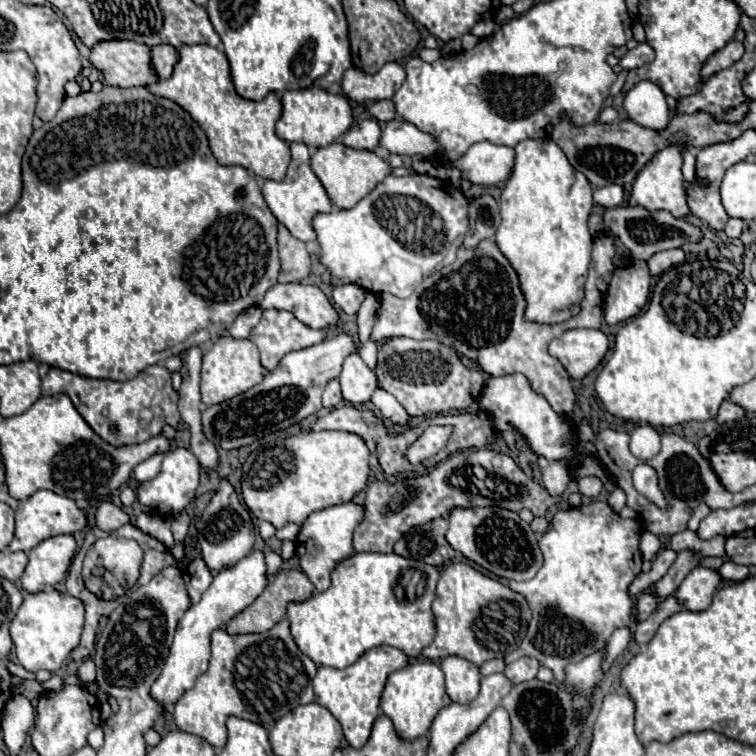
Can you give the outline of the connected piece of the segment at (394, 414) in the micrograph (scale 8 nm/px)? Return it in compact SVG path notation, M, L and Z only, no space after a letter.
M377 388L377 390L375 390L371 402L373 402L375 408L381 412L383 418L387 418L387 420L391 420L393 424L403 426L403 428L411 426L411 416L409 416L409 414L405 412L405 408L403 408L391 394L387 394L383 388Z

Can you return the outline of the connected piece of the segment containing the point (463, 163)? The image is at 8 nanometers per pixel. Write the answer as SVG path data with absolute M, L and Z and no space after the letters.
M479 142L473 144L465 156L447 166L457 166L473 184L497 186L507 182L507 176L511 176L511 168L515 166L515 150L509 146Z

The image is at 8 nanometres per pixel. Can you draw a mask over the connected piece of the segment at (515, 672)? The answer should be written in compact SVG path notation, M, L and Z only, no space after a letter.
M523 656L515 662L511 662L507 668L505 668L505 676L513 682L513 684L521 684L521 682L527 682L527 680L533 680L537 676L537 670L539 670L539 662L535 658L529 658L529 656Z

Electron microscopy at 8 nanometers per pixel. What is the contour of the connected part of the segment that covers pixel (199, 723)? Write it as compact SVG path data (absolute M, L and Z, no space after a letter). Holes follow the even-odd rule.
M287 618L263 634L231 636L225 630L215 630L211 650L209 670L197 678L195 688L181 696L173 716L179 730L207 740L213 748L223 748L227 742L225 722L229 716L247 718L271 728L275 720L283 718L291 708L315 700L313 678L317 666L309 656L299 652ZM235 686L239 686L239 690Z

